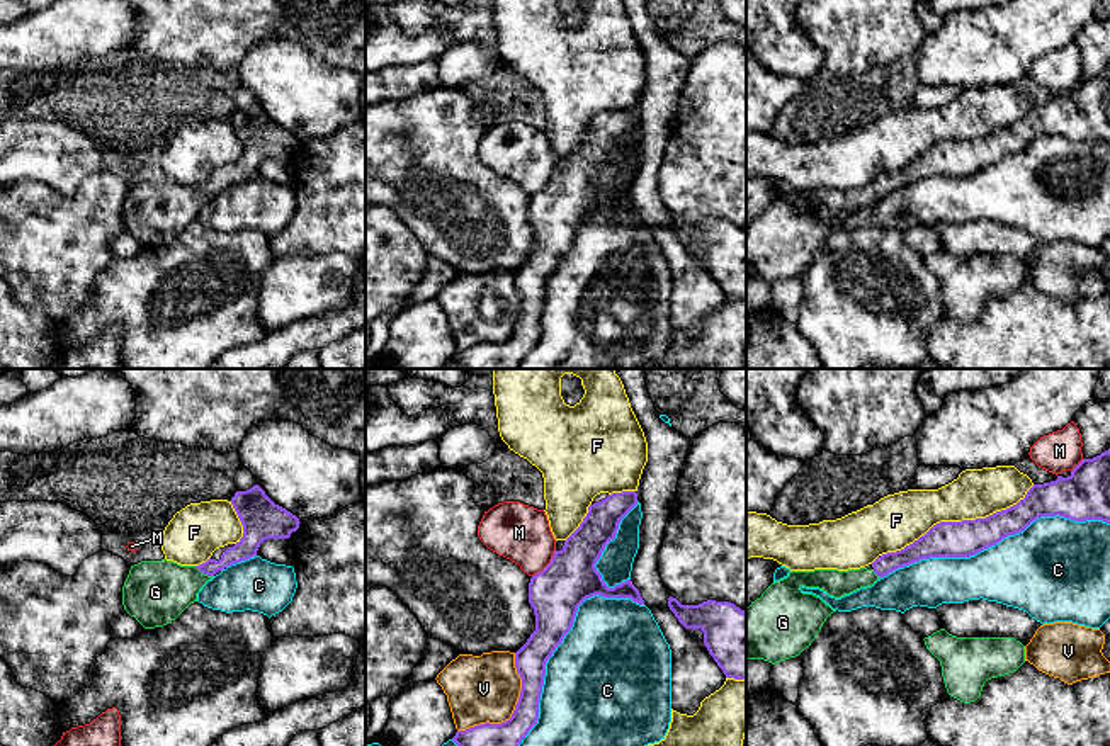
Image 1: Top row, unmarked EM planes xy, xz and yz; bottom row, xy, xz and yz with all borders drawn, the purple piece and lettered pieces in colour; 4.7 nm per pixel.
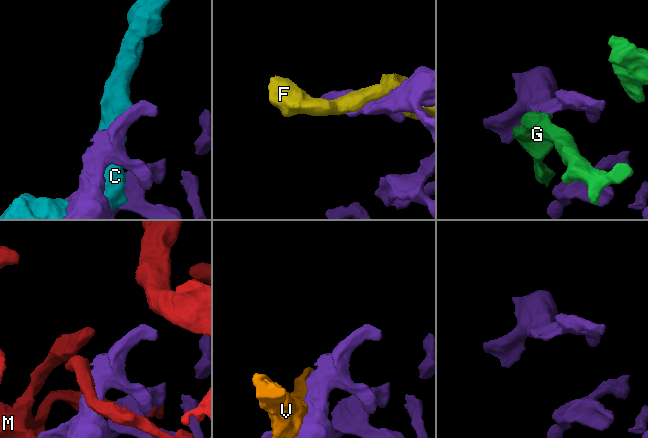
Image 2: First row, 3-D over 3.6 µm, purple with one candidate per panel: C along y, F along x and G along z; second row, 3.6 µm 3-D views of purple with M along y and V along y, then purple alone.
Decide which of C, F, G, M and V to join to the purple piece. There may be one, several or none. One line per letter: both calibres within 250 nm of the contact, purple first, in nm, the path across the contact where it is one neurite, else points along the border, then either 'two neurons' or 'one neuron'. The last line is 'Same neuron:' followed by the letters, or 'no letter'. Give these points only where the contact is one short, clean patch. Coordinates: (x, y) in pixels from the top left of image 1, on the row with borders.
C: calibres 180 and 400 nm; two neurons
F: calibres 180 and 240 nm; two neurons
G: calibres 100 and 300 nm; way xy (247, 548), (203, 571), (177, 587), (155, 592); one neuron
M: calibres 260 and 280 nm; two neurons
V: calibres 140 and 320 nm; two neurons
Same neuron: G

